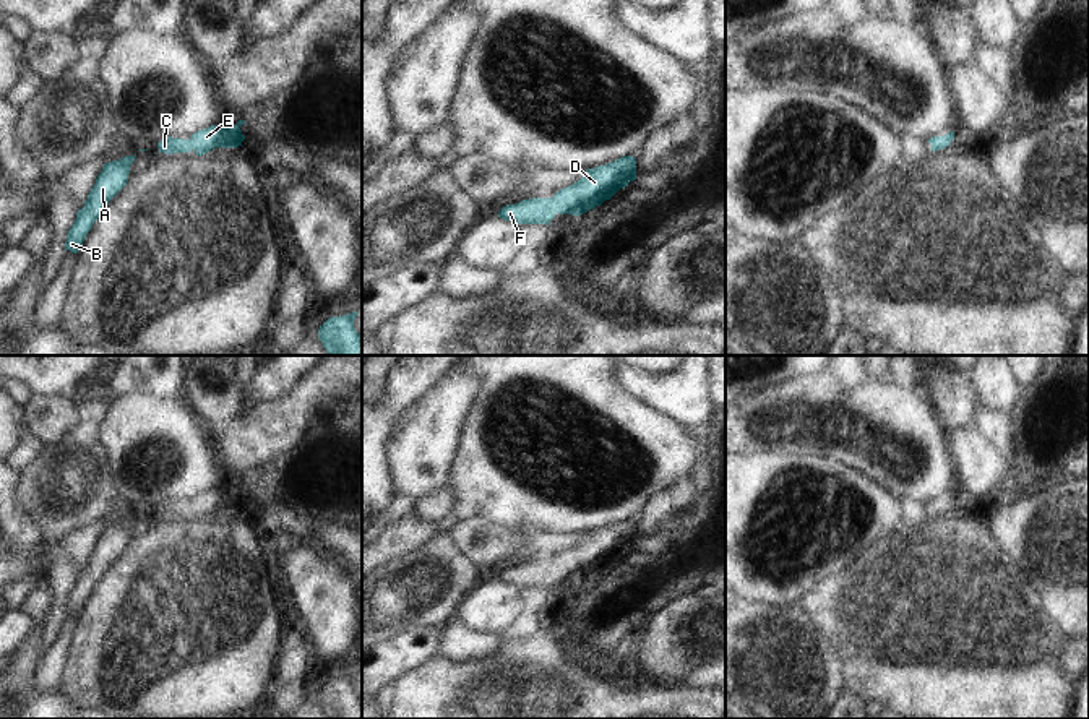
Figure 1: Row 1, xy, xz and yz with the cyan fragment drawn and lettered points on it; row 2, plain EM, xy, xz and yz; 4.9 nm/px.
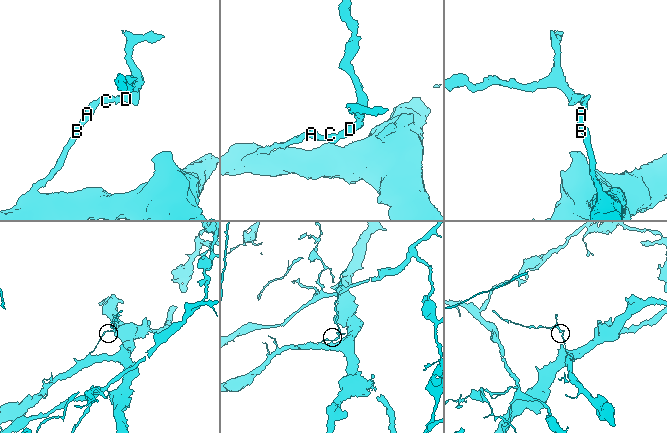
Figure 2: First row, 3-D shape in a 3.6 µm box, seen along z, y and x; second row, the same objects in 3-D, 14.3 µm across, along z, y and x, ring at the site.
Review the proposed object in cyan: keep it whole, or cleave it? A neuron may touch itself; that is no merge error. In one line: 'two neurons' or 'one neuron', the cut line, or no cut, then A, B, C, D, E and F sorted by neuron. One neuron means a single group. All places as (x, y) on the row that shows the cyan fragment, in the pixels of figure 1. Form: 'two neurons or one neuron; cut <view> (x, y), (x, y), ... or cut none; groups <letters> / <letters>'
one neuron; cut none; groups A B C D E F

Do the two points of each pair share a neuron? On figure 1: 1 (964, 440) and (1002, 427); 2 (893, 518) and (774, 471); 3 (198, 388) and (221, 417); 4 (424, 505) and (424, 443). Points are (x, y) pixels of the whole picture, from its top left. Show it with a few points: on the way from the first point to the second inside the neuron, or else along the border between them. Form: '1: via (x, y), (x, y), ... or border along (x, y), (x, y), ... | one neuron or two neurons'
1: border along (972, 427), (1005, 458) | two neurons
2: via (864, 492), (804, 466) | one neuron
3: via (205, 395), (218, 411) | one neuron
4: border along (445, 482), (413, 502) | two neurons

